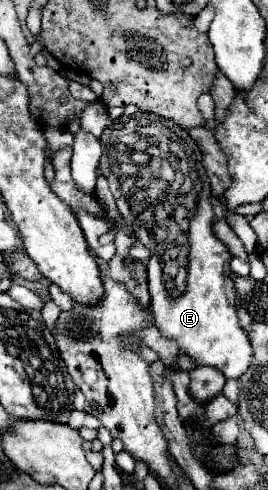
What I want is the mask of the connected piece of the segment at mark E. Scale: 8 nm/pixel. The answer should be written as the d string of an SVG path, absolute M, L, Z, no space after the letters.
M138 111L136 115L130 115L130 117L128 117L128 115L122 115L120 119L112 121L112 123L104 129L100 141L102 141L102 149L104 149L102 159L100 159L100 171L102 171L102 175L104 175L104 177L108 179L108 183L110 183L110 191L112 191L112 195L114 195L114 199L116 199L118 211L120 211L120 215L124 217L124 221L130 225L130 229L134 231L136 239L138 239L142 245L146 245L146 247L154 253L152 259L148 261L148 285L150 285L150 297L152 297L152 301L150 301L150 311L152 311L152 315L156 317L156 323L154 323L154 325L160 329L160 333L162 333L164 337L176 341L178 353L180 353L180 355L188 355L190 359L196 361L196 365L210 365L210 367L220 369L220 371L226 375L226 379L238 379L238 377L250 367L250 361L252 361L252 347L250 347L250 341L248 341L246 331L238 325L238 315L236 315L236 307L234 307L234 305L236 305L236 303L234 303L234 299L236 299L236 289L234 289L234 283L232 283L232 279L230 279L230 259L232 259L232 257L230 257L230 253L228 253L228 247L226 247L220 239L216 239L214 233L212 233L212 219L214 219L214 213L212 213L212 205L210 205L210 199L208 199L210 181L208 181L208 175L206 175L206 171L204 171L204 165L202 165L202 153L200 153L200 149L196 147L196 143L192 141L192 137L190 137L180 125L174 125L172 121L164 121L164 119L160 119L158 115L144 113L144 111Z

